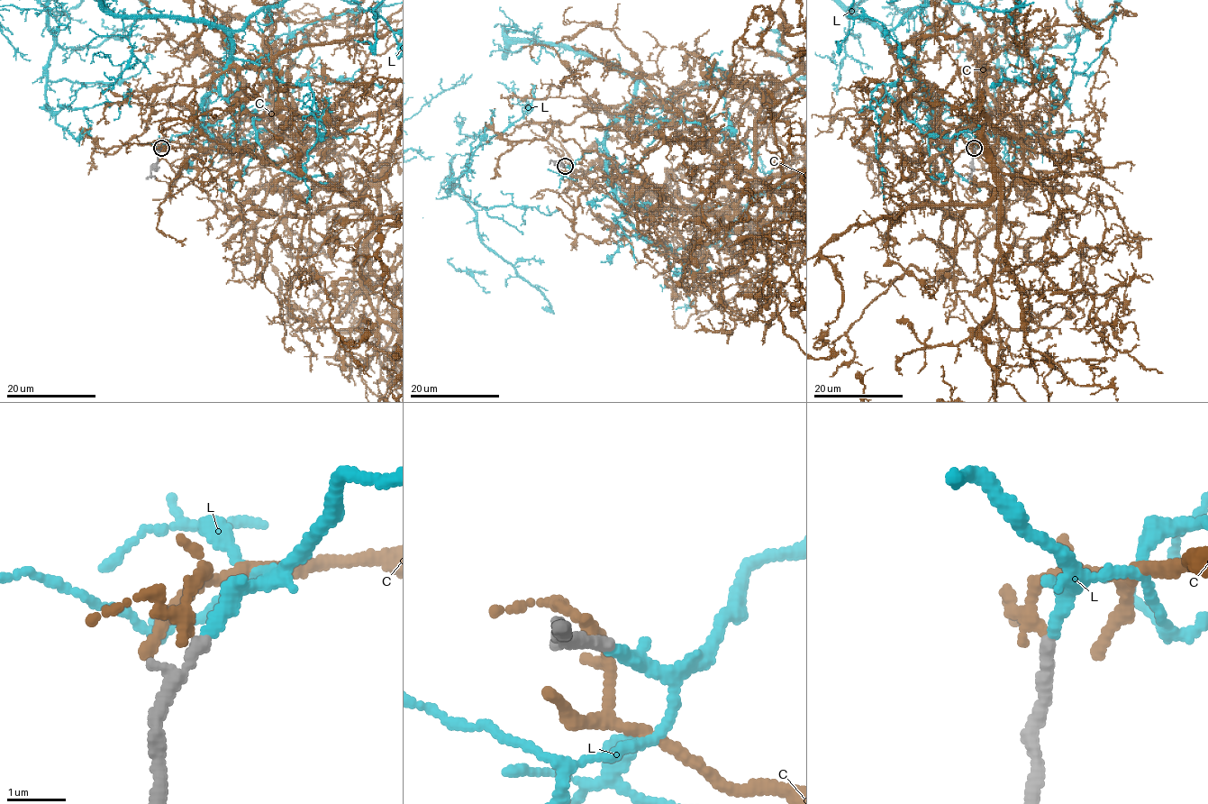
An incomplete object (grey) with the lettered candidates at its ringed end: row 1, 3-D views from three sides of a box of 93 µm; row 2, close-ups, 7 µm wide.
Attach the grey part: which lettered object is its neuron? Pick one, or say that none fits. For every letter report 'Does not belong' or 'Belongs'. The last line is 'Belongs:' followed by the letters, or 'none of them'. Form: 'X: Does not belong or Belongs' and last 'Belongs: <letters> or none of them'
C: Does not belong
L: Belongs
Belongs: L

